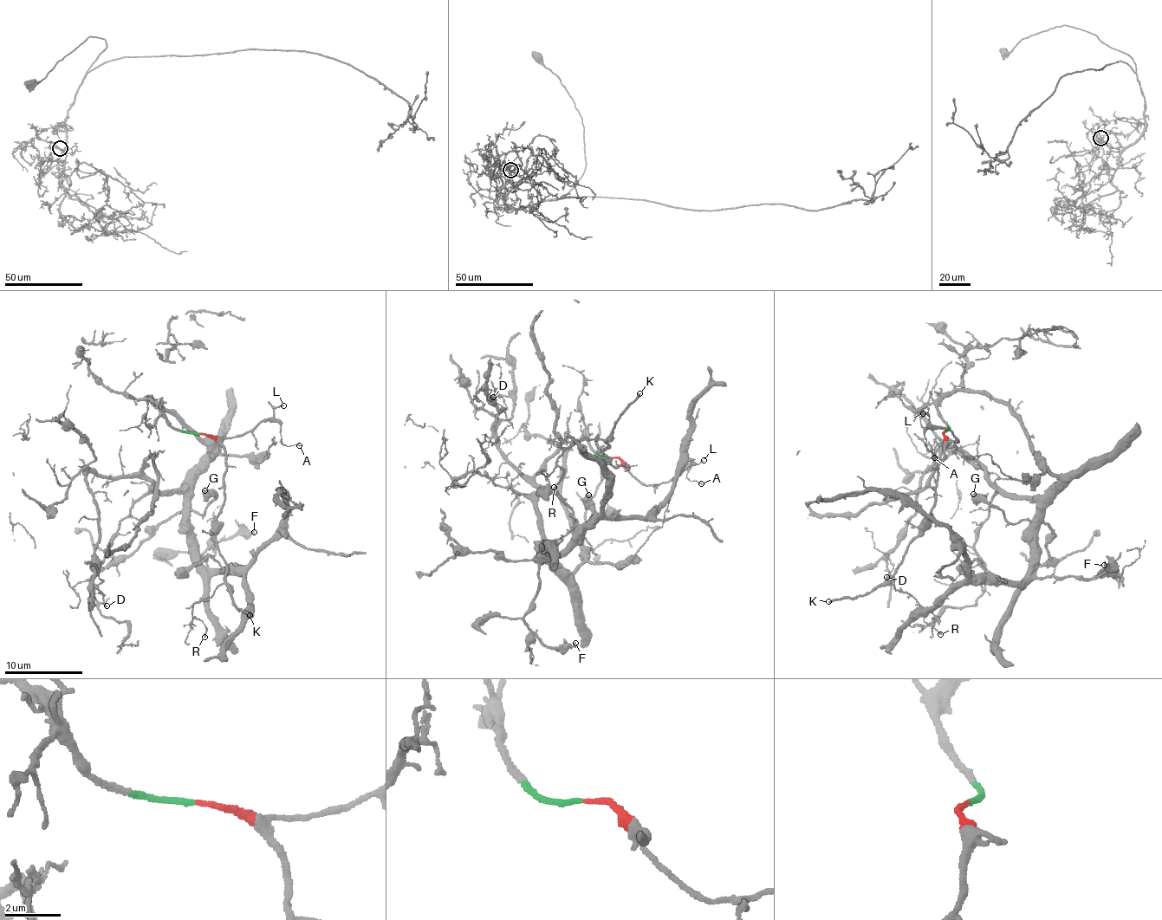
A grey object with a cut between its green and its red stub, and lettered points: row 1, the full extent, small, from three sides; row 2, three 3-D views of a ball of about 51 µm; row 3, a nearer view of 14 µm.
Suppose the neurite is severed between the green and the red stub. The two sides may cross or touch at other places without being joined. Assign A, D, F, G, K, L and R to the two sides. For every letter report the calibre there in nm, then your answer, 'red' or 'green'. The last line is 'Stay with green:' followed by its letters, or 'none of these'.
A: 100 nm thick; red
D: 110 nm thick; green
F: 200 nm thick; green
G: 650 nm thick; green
K: 200 nm thick; red
L: 90 nm thick; red
R: 130 nm thick; red
Stay with green: D, F, G

